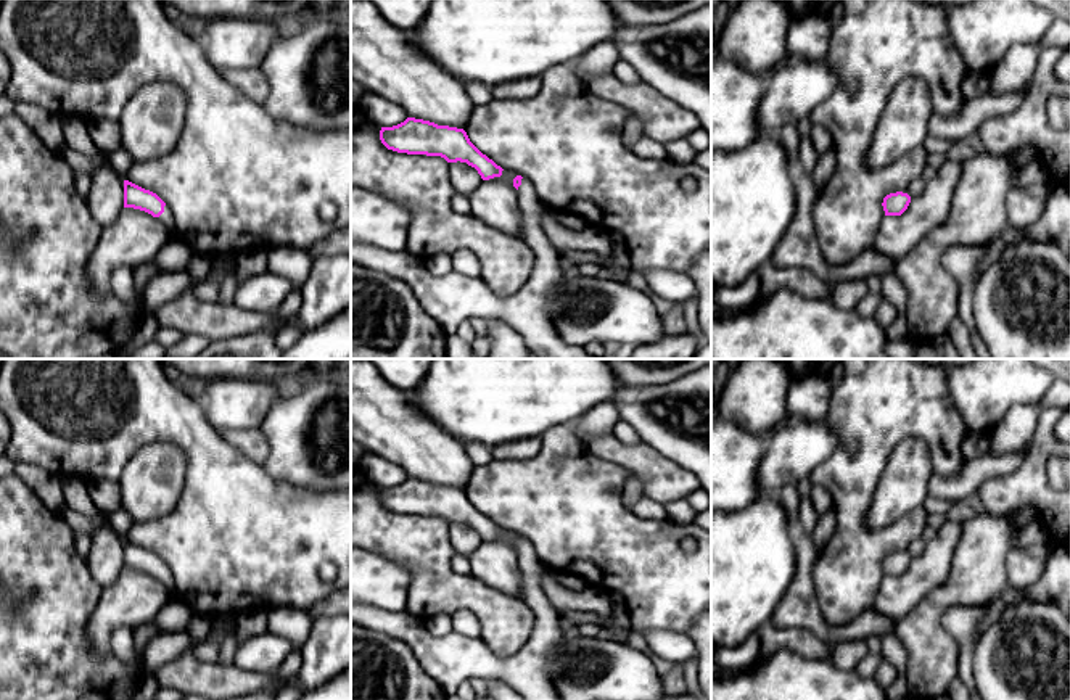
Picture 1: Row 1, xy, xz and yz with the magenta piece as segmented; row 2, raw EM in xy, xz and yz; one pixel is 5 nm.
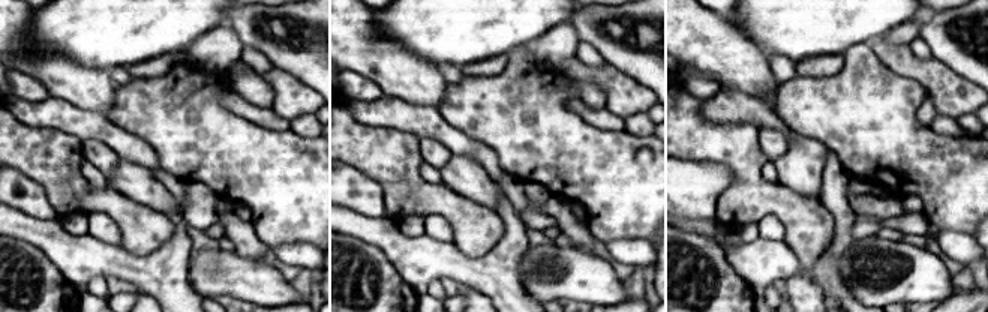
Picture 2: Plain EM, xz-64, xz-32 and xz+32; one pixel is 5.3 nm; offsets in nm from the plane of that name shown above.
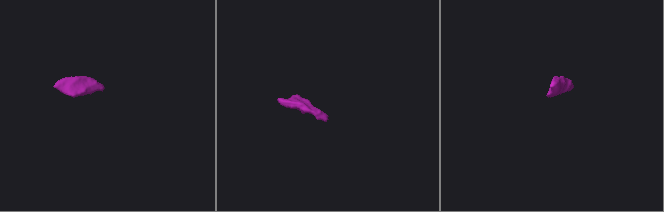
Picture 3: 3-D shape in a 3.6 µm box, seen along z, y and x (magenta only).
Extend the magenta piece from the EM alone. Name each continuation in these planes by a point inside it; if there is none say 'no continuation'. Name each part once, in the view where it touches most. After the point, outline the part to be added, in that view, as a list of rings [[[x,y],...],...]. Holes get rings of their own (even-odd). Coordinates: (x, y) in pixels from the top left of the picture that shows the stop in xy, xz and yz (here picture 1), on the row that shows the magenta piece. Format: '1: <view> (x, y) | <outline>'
1: xy (166, 218) | [[[164,206],[164,212],[158,217],[164,227],[172,233],[174,232],[174,220],[172,220],[172,212],[167,206]]]

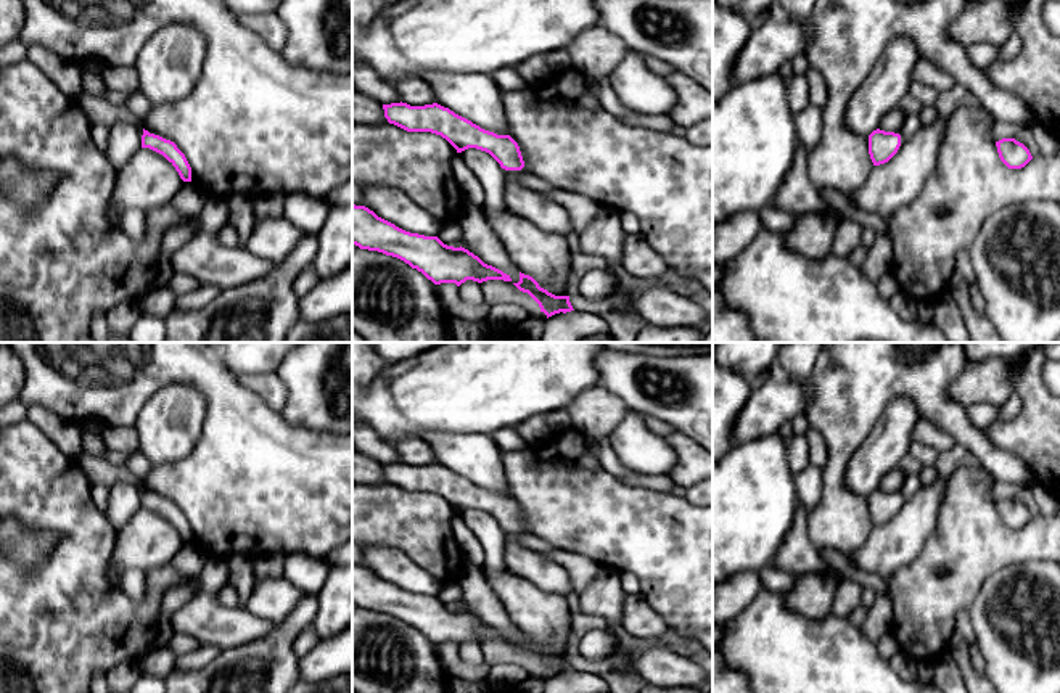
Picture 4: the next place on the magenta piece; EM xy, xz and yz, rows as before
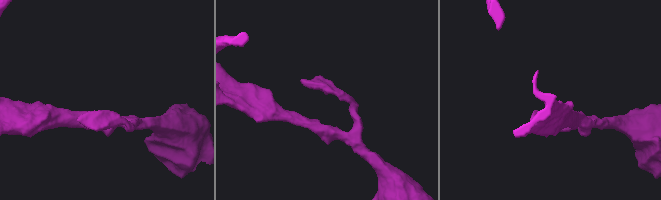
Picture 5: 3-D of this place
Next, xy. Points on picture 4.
no continuation

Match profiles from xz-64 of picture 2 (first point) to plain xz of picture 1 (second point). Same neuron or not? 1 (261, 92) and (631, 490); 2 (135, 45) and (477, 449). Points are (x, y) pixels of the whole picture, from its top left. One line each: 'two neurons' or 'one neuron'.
1: one neuron
2: two neurons

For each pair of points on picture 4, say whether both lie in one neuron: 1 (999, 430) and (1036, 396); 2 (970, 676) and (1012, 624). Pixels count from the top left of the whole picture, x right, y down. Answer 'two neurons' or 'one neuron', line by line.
1: one neuron
2: two neurons

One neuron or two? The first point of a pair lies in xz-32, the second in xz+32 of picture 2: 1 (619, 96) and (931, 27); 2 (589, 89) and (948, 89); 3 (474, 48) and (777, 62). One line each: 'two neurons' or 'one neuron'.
1: two neurons
2: two neurons
3: two neurons

